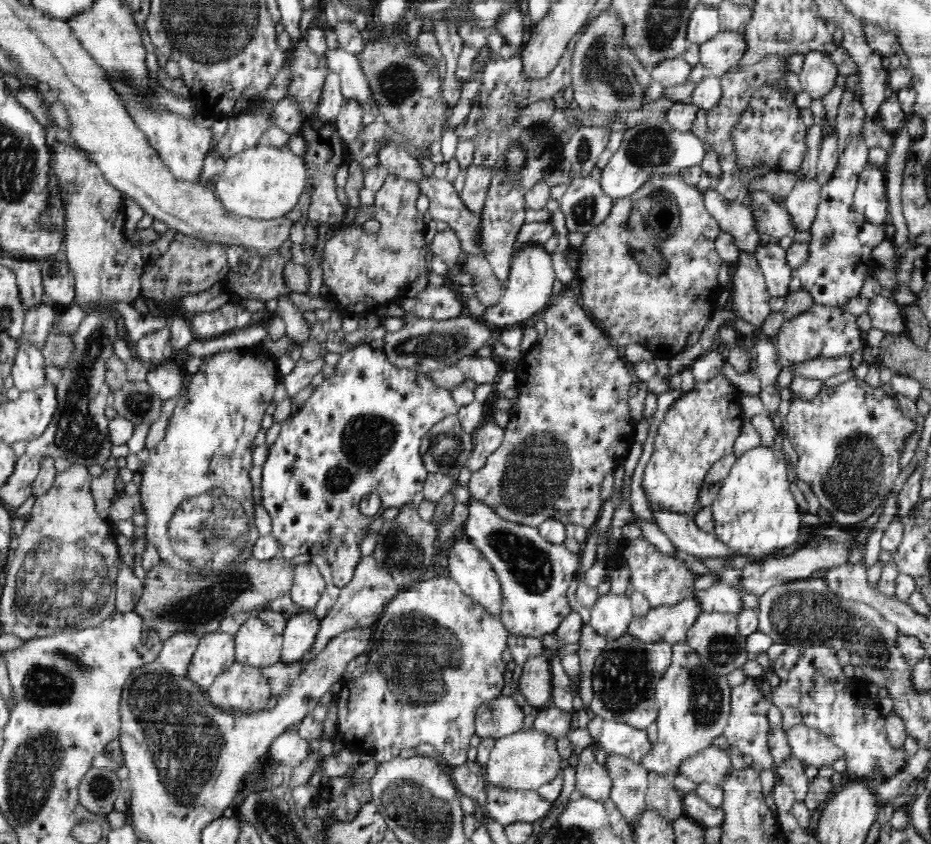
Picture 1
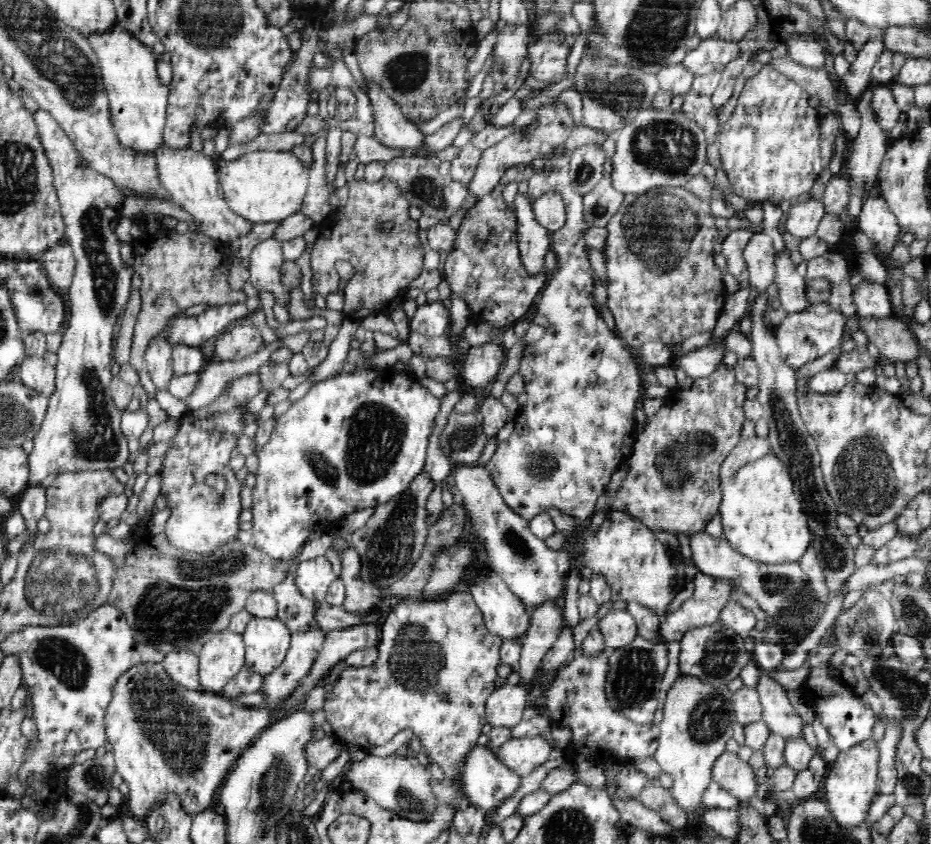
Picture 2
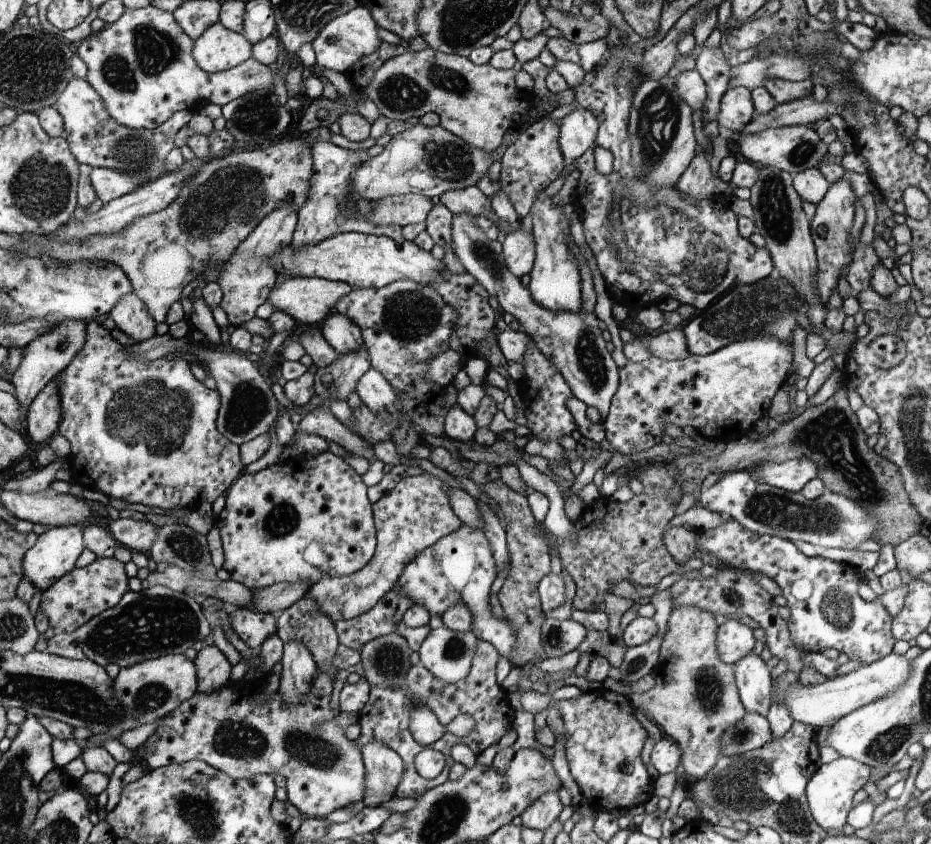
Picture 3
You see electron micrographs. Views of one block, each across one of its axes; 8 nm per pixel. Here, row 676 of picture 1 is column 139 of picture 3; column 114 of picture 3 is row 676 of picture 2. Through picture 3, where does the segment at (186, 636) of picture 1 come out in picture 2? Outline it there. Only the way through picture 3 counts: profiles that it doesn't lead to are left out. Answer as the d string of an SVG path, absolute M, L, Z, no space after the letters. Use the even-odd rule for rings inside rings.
M192 651L168 652L161 664L167 674L180 687L187 690L201 690L199 674L199 656Z

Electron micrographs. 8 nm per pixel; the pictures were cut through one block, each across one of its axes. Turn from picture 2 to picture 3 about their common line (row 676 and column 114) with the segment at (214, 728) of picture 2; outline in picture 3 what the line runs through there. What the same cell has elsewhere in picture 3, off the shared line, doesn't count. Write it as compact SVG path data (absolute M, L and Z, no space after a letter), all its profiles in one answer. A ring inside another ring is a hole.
M76 78L68 82L64 93L54 106L63 119L64 137L70 144L71 152L80 163L94 167L110 168L140 178L140 186L157 180L166 174L166 156L174 148L176 134L191 122L192 111L181 111L164 125L154 130L130 129L114 122L108 114L103 99L86 80ZM134 290L130 294L124 294L124 298L115 304L115 309L109 316L114 320L116 328L137 343L156 336L154 334L154 326L157 326L154 322L155 318L149 312L148 306L136 296Z

